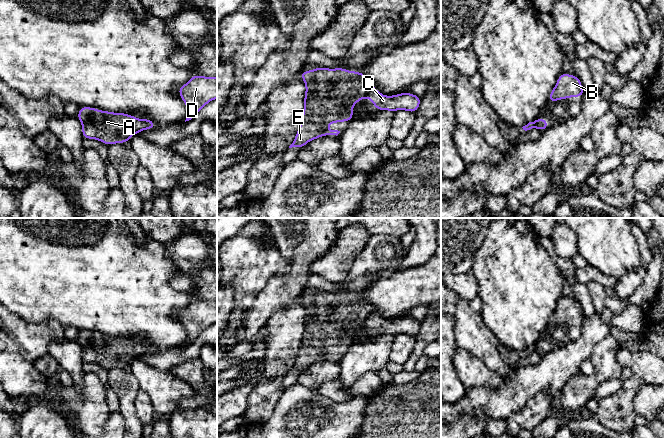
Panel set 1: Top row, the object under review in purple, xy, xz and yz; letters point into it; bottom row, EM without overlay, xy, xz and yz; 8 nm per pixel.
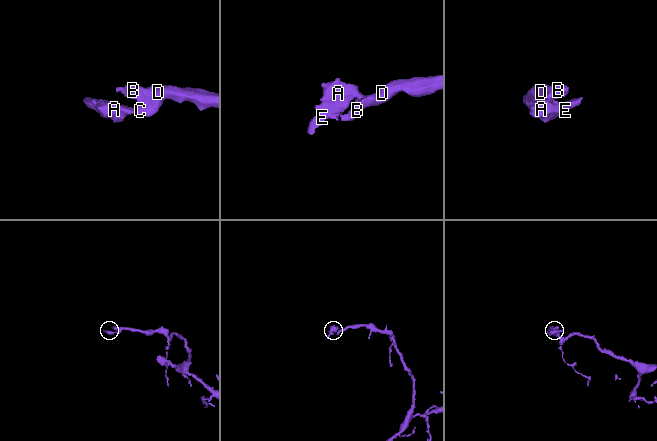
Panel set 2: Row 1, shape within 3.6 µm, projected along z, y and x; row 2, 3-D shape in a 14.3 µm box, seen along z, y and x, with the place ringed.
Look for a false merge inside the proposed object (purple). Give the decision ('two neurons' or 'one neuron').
two neurons

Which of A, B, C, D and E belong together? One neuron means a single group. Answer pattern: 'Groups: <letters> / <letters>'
Groups: A E / B C D

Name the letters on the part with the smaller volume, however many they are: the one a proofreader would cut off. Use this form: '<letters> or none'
A, E

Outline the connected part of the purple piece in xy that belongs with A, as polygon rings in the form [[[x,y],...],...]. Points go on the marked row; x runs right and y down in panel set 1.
[[[85,106],[80,108],[77,118],[82,123],[84,139],[96,139],[110,146],[128,143],[134,134],[146,129],[143,120],[127,113],[114,113]]]

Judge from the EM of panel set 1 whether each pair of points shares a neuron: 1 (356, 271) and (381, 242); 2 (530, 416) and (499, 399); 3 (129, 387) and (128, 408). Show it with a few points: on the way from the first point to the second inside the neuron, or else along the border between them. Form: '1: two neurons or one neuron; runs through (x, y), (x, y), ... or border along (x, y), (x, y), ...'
1: one neuron; runs through (363, 264), (378, 249)
2: two neurons; border along (520, 409), (506, 419)
3: one neuron; runs through (128, 392), (128, 403)

